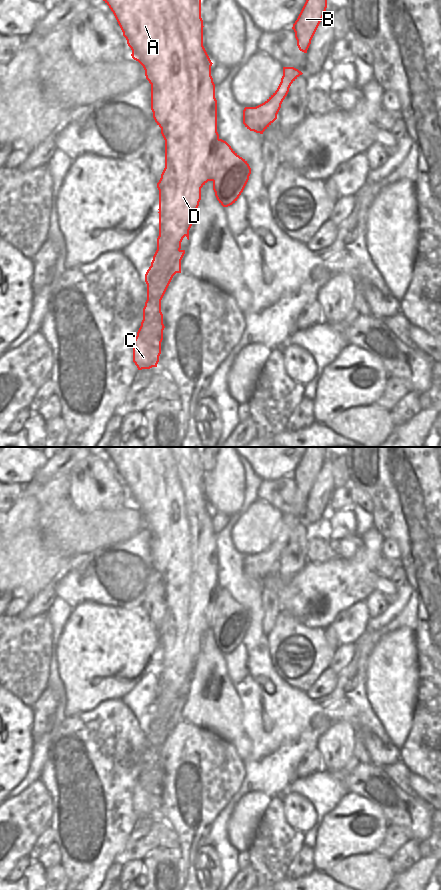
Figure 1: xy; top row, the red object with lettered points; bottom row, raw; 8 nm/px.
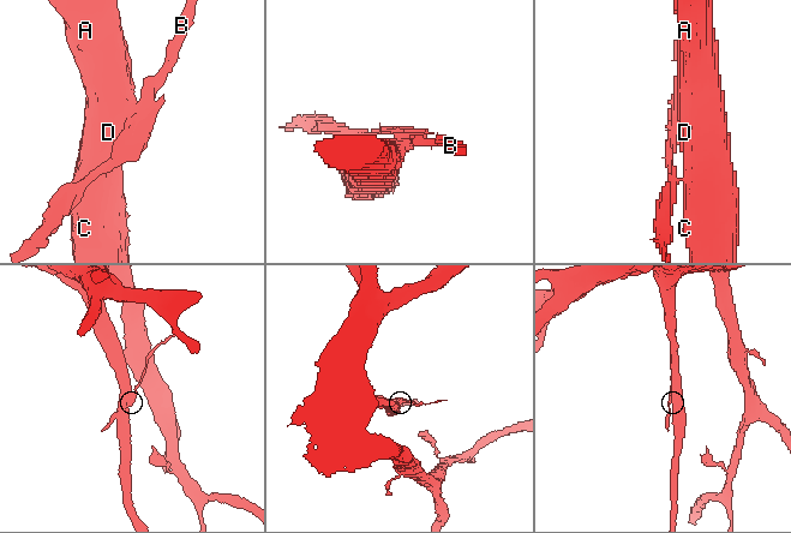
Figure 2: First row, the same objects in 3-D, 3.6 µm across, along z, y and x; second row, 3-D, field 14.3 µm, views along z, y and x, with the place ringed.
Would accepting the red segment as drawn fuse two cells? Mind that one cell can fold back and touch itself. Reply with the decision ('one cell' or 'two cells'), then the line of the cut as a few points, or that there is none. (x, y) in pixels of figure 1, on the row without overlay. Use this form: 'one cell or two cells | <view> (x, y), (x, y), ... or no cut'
two cells | xy (219, 587), (212, 628)

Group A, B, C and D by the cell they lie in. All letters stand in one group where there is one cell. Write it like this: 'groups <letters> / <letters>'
groups A C D / B

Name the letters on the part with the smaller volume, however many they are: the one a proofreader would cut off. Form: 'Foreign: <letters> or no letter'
Foreign: B.

